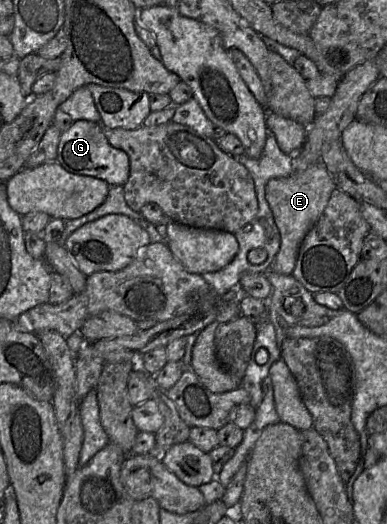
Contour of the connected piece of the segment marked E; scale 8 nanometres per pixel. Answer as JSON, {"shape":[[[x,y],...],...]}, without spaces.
{"shape":[[[322,163],[310,165],[304,170],[295,170],[288,177],[272,178],[268,181],[265,187],[266,200],[281,239],[279,251],[269,269],[284,275],[293,273],[301,244],[319,220],[336,187],[336,183]]]}

